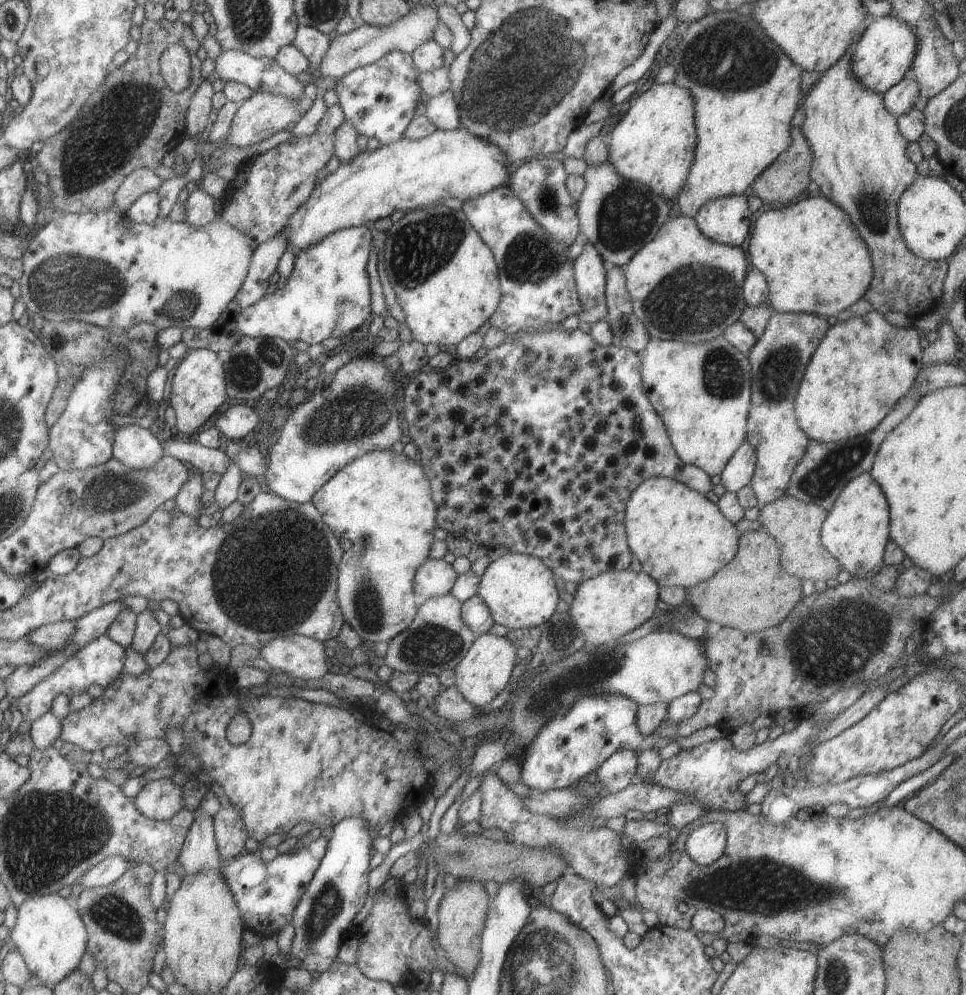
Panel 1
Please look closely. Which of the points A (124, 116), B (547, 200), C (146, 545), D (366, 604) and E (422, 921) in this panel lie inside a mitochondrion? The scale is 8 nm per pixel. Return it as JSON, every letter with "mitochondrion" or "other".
{"A":"mitochondrion","B":"mitochondrion","C":"other","D":"mitochondrion","E":"other"}

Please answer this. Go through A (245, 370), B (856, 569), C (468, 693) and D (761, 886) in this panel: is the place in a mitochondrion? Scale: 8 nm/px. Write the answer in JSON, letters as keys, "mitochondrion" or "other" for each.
{"A":"mitochondrion","B":"other","C":"other","D":"mitochondrion"}

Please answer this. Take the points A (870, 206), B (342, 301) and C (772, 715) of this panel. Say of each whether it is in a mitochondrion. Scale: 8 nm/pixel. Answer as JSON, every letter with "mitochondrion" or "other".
{"A":"mitochondrion","B":"mitochondrion","C":"other"}

